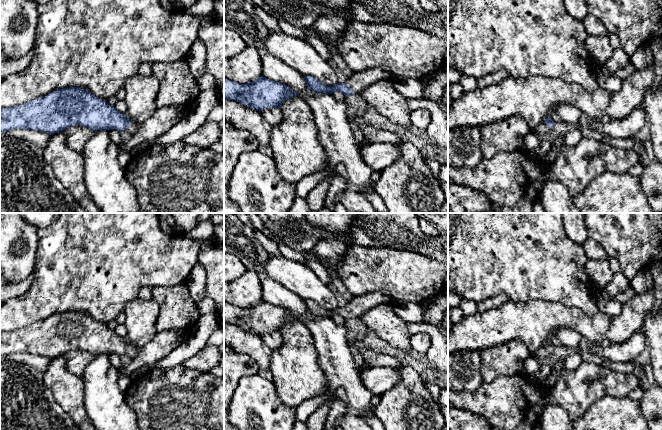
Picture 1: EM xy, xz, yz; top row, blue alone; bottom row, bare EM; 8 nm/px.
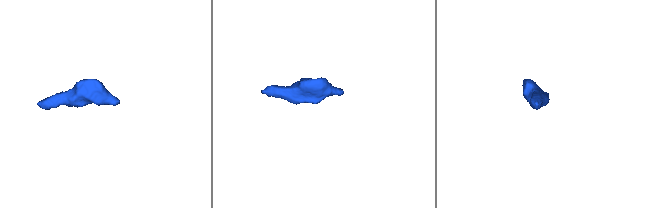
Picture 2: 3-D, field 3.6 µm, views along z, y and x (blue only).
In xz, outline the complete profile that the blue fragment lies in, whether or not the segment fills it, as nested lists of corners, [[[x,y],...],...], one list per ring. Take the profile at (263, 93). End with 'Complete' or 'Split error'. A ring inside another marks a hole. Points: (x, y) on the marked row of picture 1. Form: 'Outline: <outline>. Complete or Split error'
Outline: [[[264,76],[247,84],[224,78],[224,100],[235,100],[259,112],[266,108],[281,108],[282,103],[293,96],[299,95],[289,86]]]. Complete

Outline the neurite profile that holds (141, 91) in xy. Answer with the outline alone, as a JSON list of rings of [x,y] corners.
[[[139,73],[124,82],[126,116],[137,124],[150,118],[157,107],[155,104],[160,83],[153,76],[142,76]]]

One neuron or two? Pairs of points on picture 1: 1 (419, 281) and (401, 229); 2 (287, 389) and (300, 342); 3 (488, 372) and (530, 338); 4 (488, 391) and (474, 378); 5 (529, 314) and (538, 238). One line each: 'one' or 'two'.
1: two
2: one
3: two
4: two
5: two

